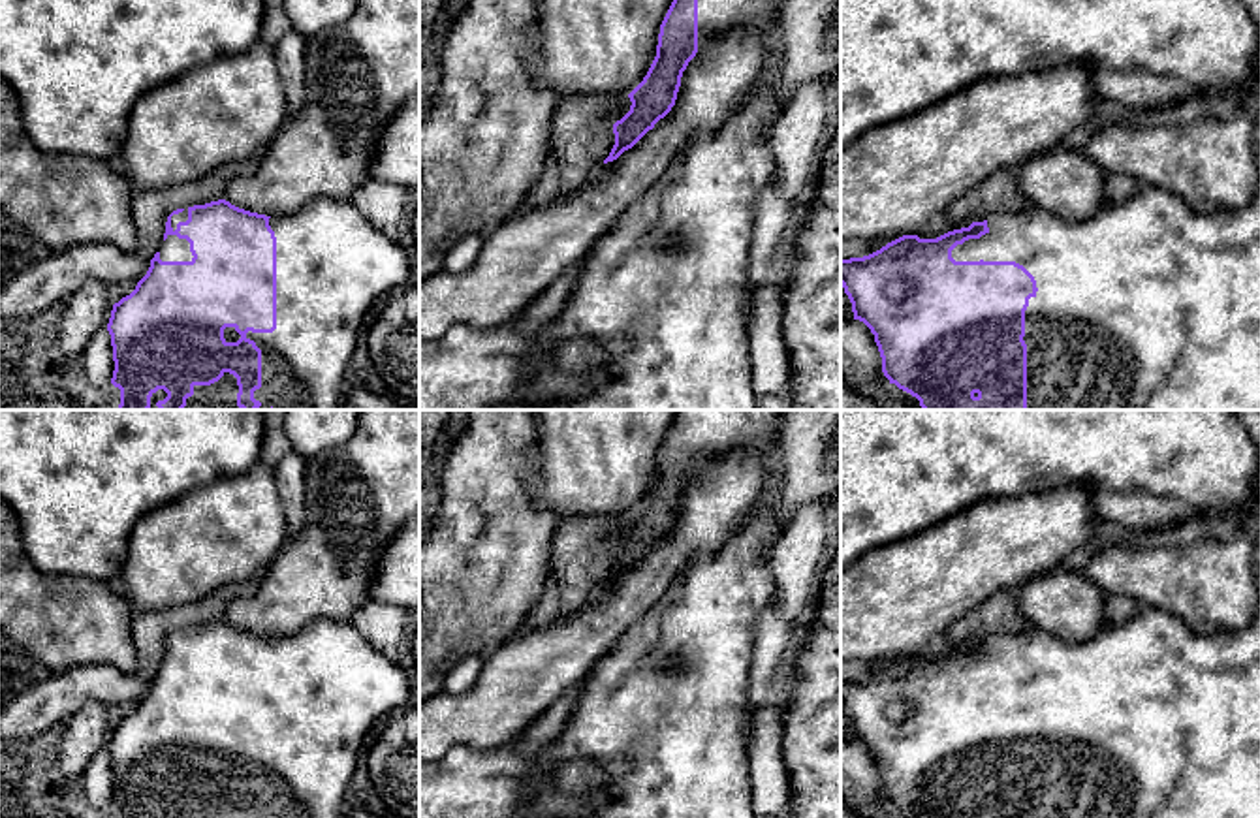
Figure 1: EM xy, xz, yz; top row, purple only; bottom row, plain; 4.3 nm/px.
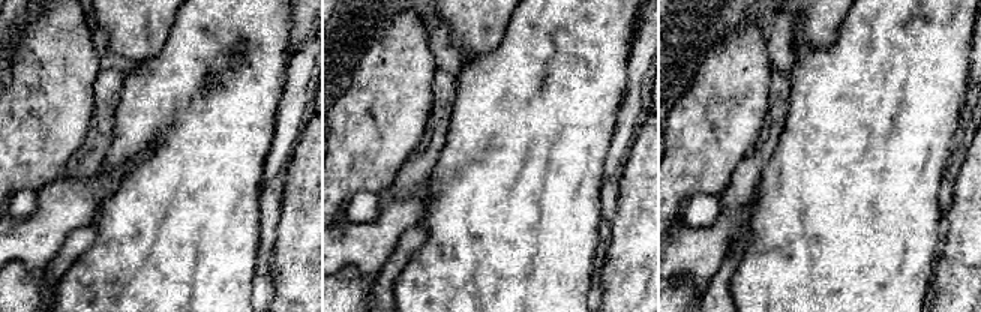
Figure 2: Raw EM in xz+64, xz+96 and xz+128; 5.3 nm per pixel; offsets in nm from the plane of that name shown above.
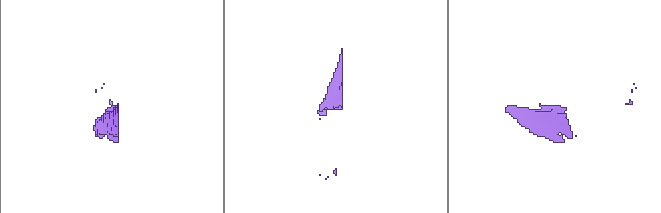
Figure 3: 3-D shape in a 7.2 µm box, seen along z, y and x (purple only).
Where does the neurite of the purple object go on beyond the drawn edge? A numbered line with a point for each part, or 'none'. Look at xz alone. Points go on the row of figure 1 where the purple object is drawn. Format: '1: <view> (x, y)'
1: xz (715, 17)

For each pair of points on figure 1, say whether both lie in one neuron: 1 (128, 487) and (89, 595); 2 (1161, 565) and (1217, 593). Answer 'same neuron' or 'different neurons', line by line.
1: different neurons
2: same neuron

